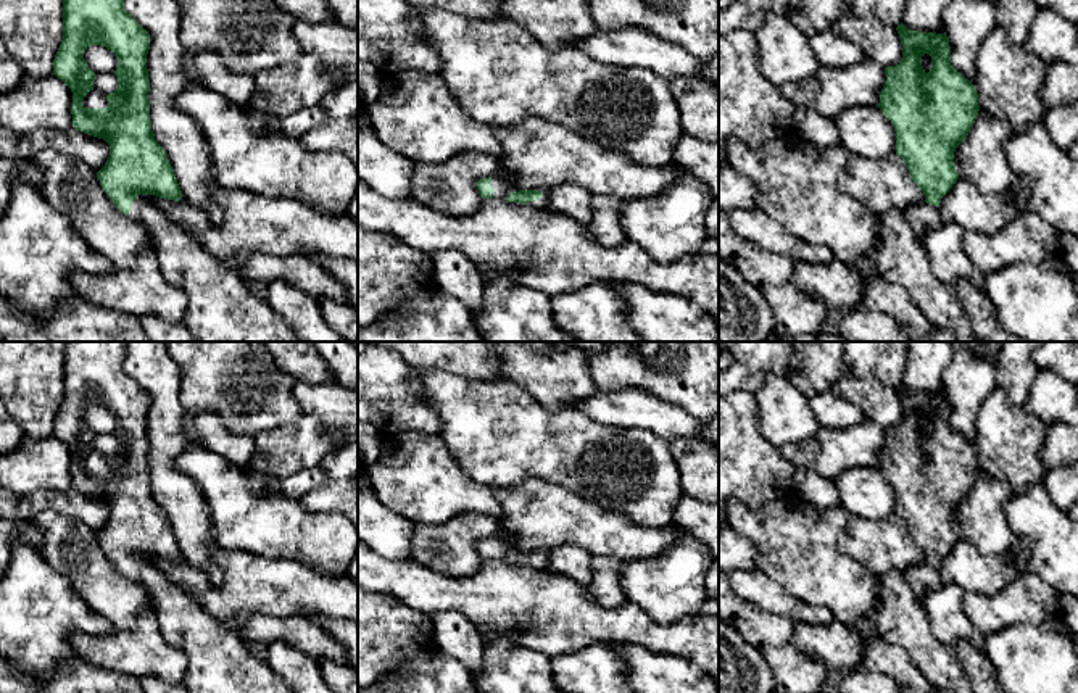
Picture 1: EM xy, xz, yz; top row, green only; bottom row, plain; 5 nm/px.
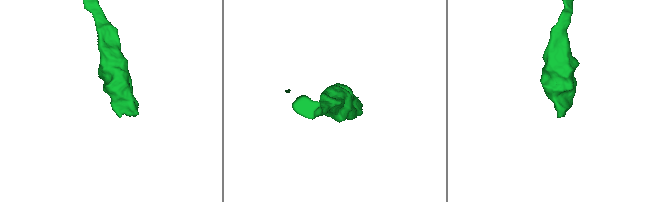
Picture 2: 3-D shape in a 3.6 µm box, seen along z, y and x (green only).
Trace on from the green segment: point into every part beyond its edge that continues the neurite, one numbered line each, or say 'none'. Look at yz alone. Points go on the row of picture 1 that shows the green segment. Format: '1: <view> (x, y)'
1: yz (922, 216)

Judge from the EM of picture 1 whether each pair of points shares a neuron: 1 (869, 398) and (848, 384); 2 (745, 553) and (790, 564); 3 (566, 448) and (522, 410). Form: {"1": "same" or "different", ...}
{"1": "same", "2": "different", "3": "same"}

